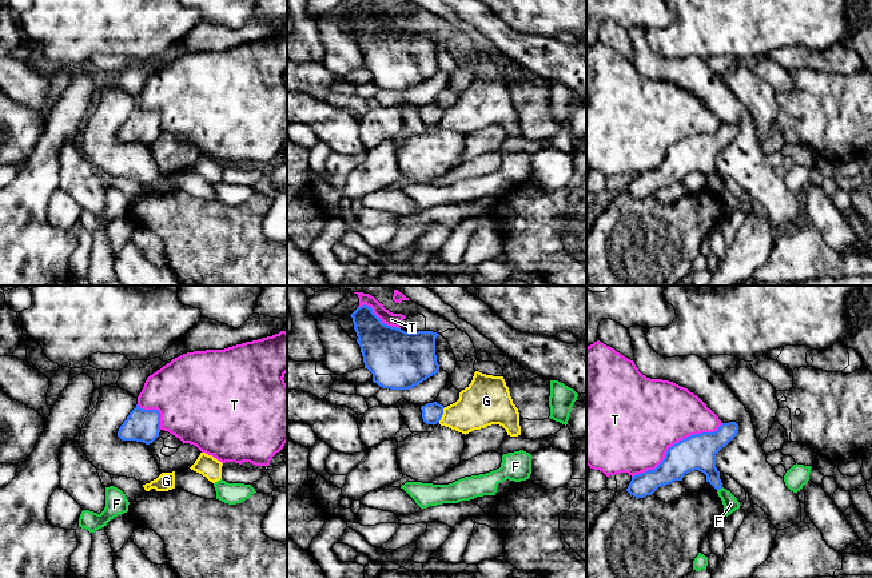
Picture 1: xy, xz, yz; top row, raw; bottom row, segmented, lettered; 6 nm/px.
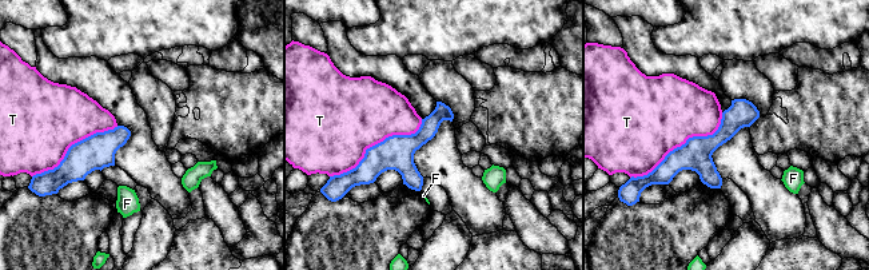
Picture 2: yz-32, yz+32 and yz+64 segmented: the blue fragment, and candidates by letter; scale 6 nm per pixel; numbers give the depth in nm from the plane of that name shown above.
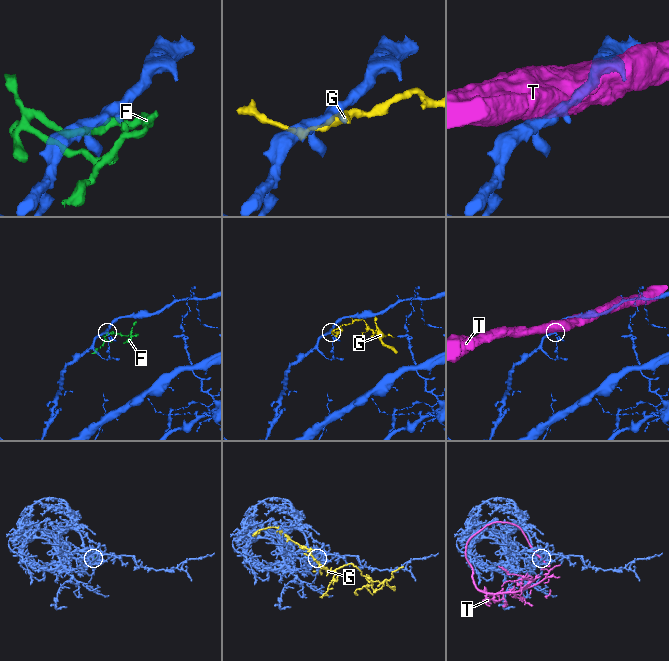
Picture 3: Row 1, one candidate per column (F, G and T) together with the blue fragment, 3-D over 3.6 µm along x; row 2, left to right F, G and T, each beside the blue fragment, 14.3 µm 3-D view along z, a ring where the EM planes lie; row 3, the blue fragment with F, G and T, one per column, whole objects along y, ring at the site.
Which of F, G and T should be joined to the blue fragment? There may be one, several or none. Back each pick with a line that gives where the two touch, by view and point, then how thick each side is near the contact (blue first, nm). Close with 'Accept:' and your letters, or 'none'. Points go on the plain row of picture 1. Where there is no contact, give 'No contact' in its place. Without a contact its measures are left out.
Accept: none

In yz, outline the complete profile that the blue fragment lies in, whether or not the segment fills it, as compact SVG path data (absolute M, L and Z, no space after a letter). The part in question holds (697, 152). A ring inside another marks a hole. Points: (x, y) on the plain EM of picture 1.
M736 123L722 124L714 133L690 136L668 150L664 162L654 170L632 178L626 192L644 199L658 188L682 182L684 176L698 171L706 176L717 192L722 190L716 155L725 148L738 132Z

